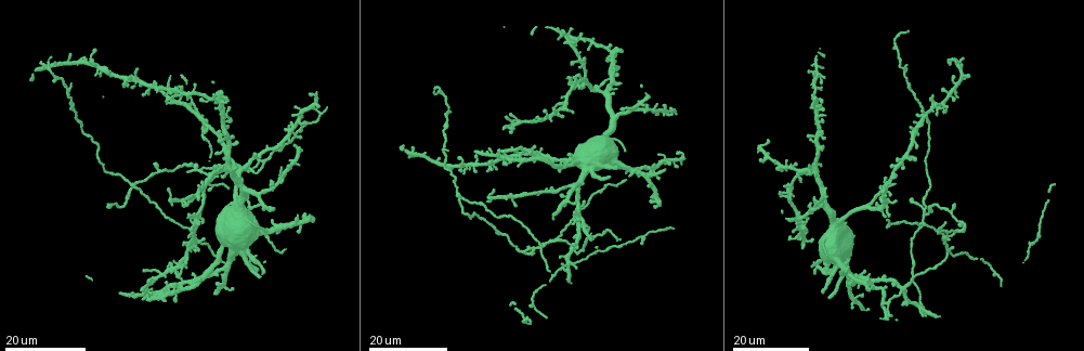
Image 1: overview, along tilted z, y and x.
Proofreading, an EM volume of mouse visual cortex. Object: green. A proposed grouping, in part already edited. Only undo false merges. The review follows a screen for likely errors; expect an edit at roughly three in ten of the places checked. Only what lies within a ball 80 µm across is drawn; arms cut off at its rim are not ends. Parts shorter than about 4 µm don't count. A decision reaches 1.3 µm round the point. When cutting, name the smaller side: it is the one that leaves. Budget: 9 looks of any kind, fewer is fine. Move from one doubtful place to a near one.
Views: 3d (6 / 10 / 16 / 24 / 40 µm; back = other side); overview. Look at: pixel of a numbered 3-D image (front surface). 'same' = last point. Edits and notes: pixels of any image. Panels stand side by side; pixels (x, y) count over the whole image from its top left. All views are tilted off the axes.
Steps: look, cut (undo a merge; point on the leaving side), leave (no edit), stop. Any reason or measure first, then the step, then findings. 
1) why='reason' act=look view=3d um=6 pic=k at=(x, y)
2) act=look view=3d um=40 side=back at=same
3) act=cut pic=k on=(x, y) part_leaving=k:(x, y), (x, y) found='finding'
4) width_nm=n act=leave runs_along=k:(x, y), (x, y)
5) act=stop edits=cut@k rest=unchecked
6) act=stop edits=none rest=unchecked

why='four or more arms meet' act=look view=3d um=16 pic=1 at=(578, 234)

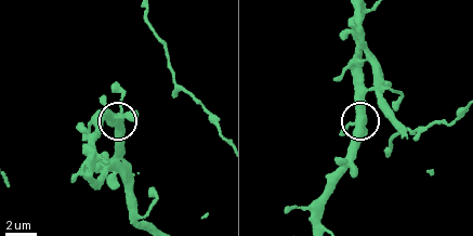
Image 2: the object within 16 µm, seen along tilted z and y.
act=look view=3d um=10 at=same

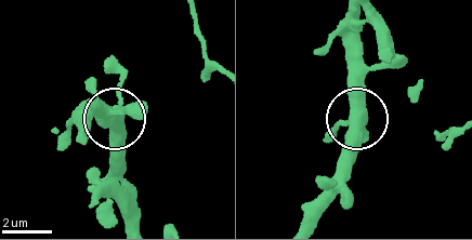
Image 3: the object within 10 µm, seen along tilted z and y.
width_nm=360 act=leave found='all the same neuron'

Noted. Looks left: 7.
why='calibre changes' act=look view=3d um=16 pic=1 at=(602, 235)

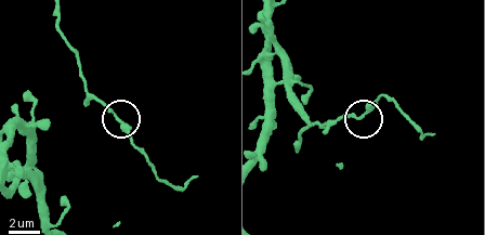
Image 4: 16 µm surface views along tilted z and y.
why='closer look' act=look view=3d um=10 pic=4 at=(359, 116)

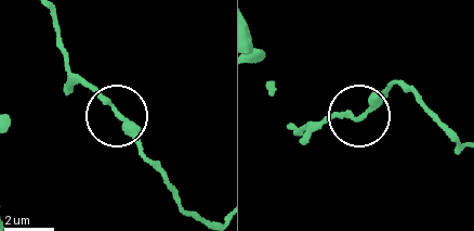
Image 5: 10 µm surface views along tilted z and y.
act=leave found='all the same neuron'

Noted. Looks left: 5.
why='thin arm on a thick one' act=look view=3d um=16 pic=1 at=(202, 171)

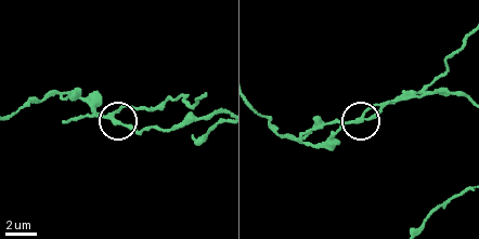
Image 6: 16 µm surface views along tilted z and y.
act=look view=3d um=10 pic=6 at=(115, 114)

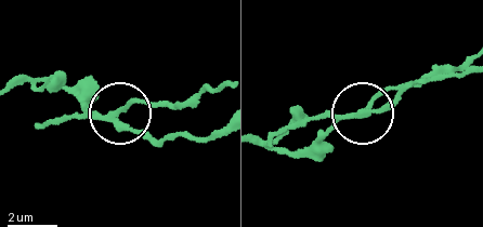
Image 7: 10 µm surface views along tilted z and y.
width_nm=210 act=cut pic=7 on=(128, 101) part_leaving=7:(348, 117), (388, 91), (460, 67) found='a second neuron is stuck on'

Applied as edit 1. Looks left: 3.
act=look view=overview

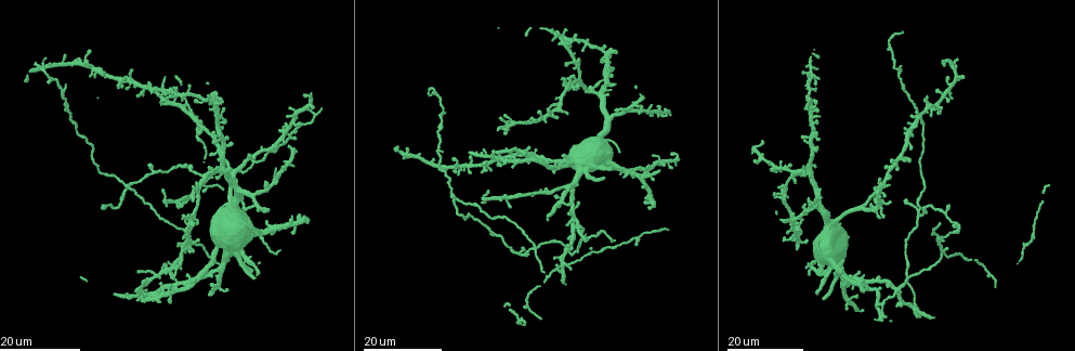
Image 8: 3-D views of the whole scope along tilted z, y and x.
why='small branch off a trunk' act=look view=3d um=16 pic=8 at=(913, 126)

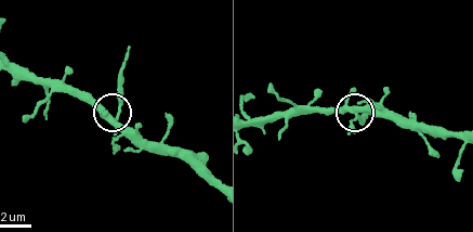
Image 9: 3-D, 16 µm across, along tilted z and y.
act=look view=3d um=10 pic=9 at=(357, 114)

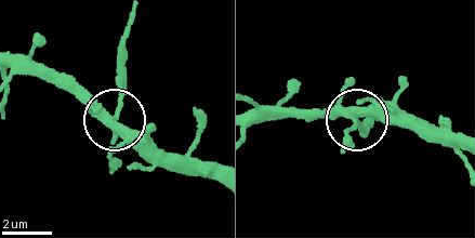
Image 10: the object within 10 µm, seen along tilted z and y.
width_nm=310 act=leave runs_along=10:(215, 181), (148, 160), (136, 149), (117, 122), (122, 64) found='one neuron here'

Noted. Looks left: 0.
act=stop edits=cut@7 rest=unchecked

